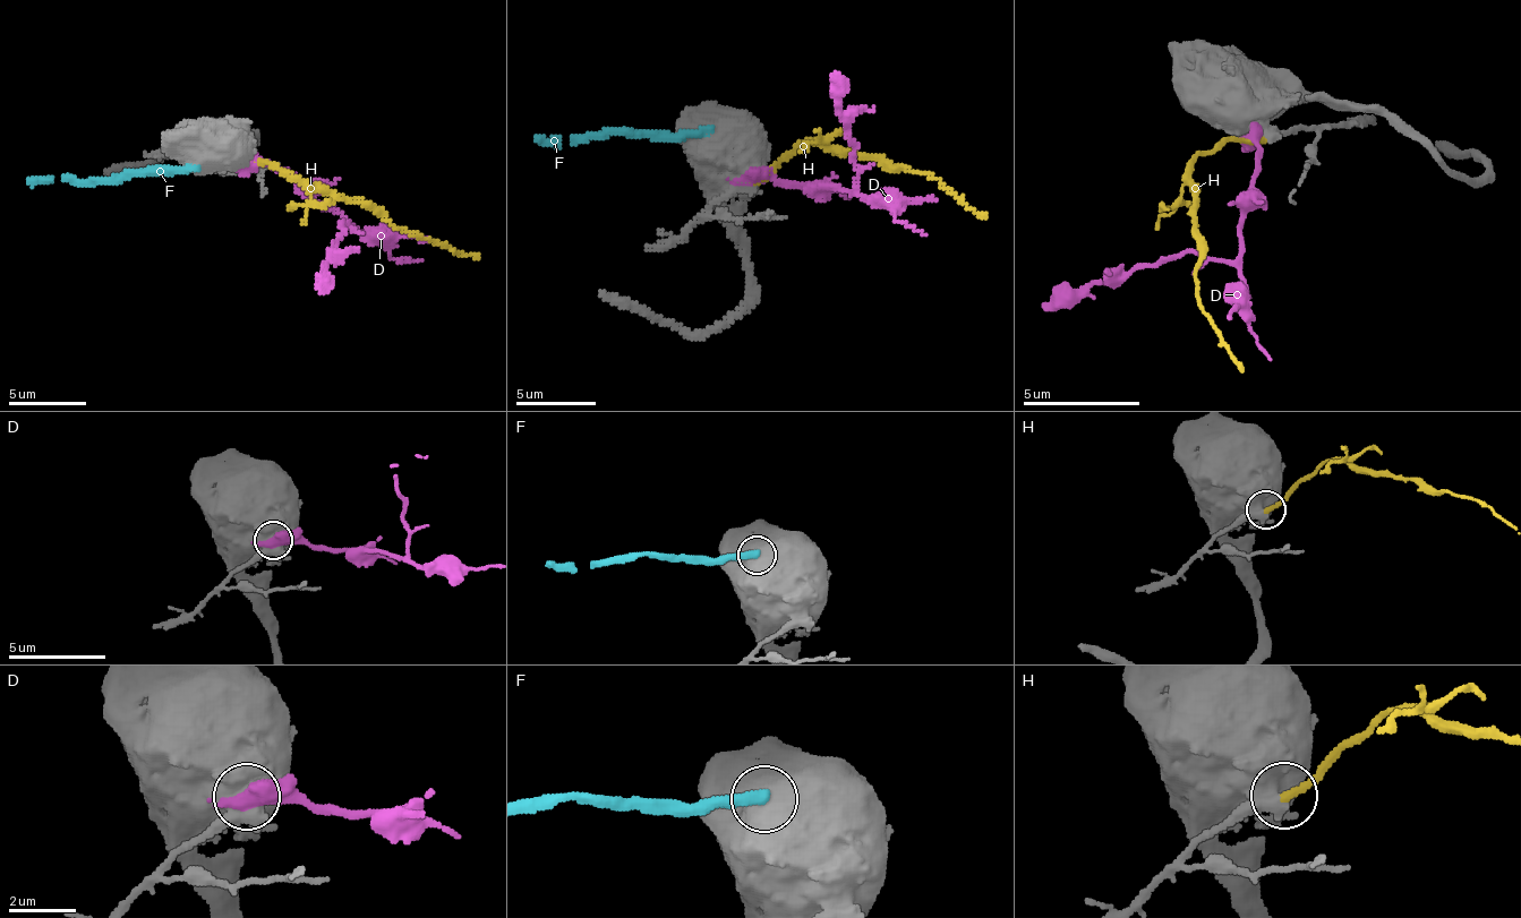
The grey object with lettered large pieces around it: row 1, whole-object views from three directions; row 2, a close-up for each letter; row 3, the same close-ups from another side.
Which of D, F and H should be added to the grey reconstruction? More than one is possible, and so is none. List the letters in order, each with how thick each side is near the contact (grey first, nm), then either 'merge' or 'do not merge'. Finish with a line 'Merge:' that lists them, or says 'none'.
D: 850 nm thick on the grey side, 700 nm on the other; do not merge
F: 1000 nm thick on the grey side, 360 nm on the other; do not merge
H: 440 nm thick on the grey side, 240 nm on the other; merge
Merge: H

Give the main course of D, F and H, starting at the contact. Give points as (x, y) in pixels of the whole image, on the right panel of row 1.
D: (1259, 133), (1240, 248), (1228, 262), (1170, 254), (1043, 307)
F: (1194, 110), (1220, 70)
H: (1264, 140), (1213, 143), (1191, 172), (1190, 231), (1198, 282), (1196, 302), (1241, 370)

